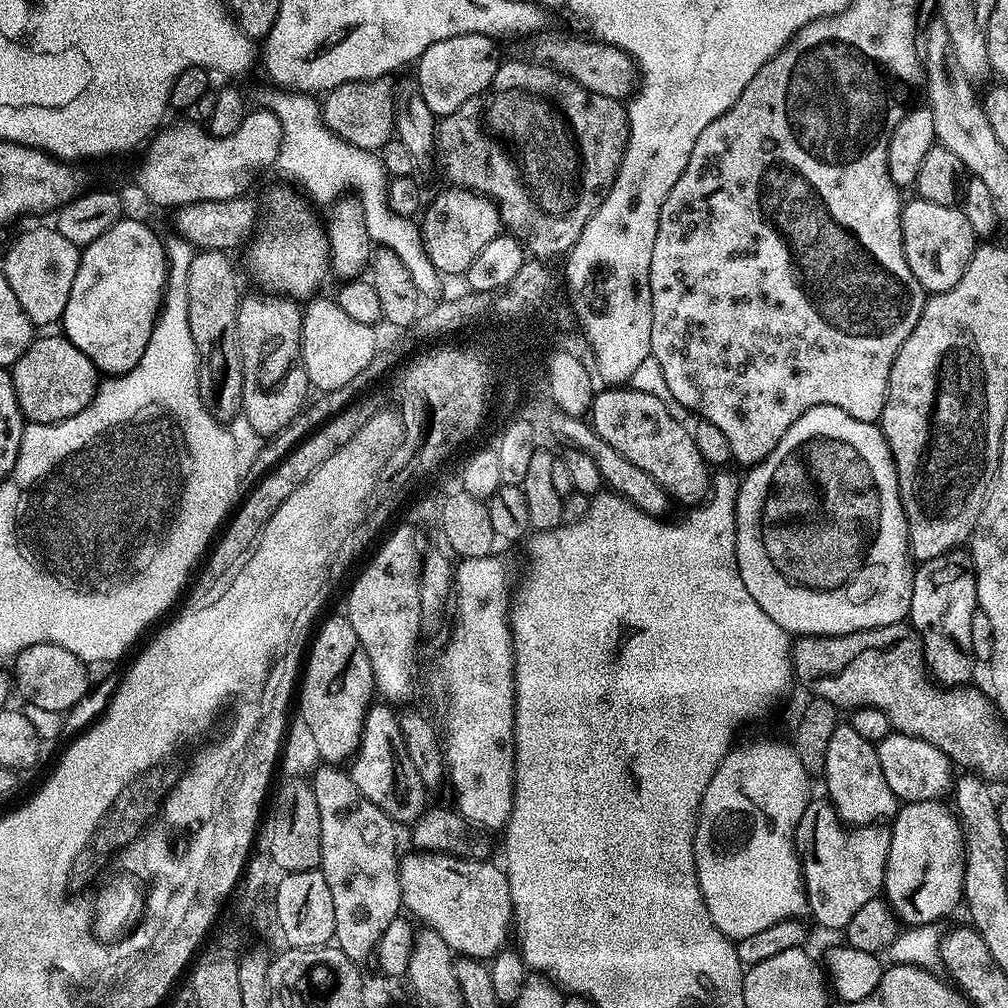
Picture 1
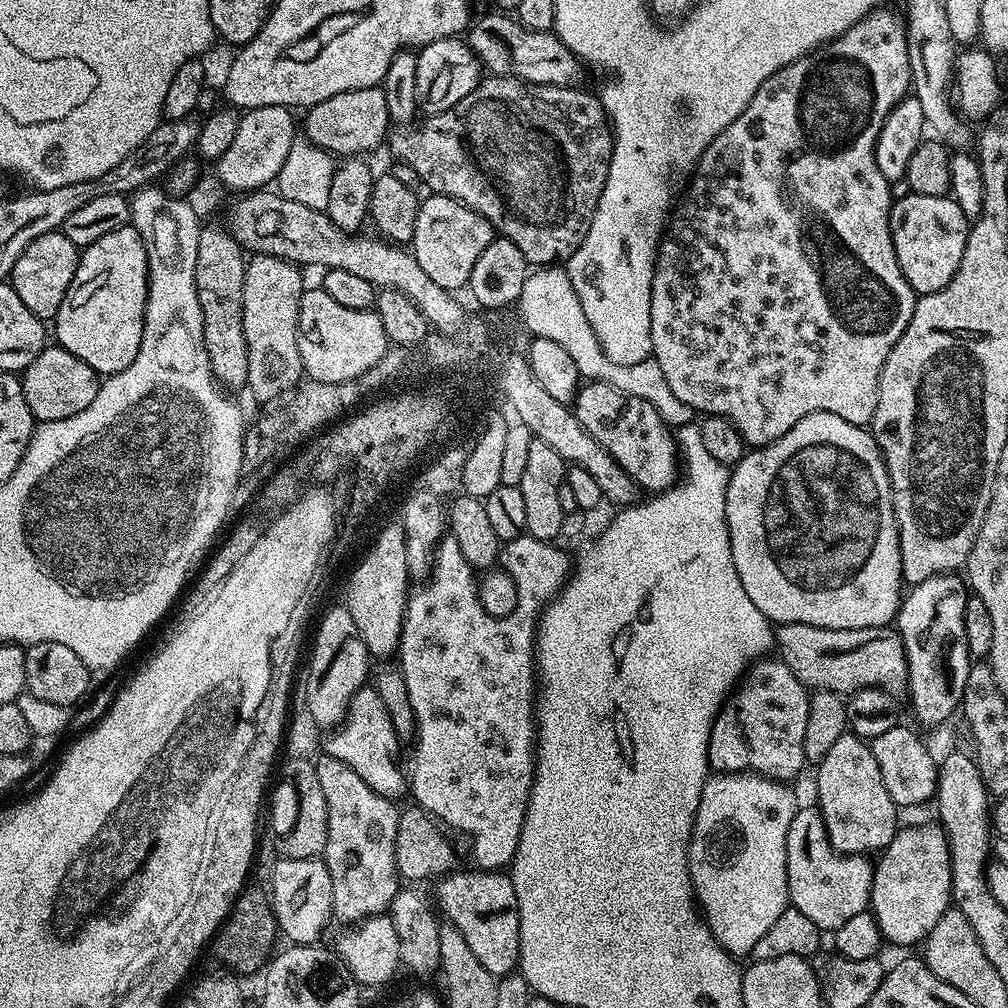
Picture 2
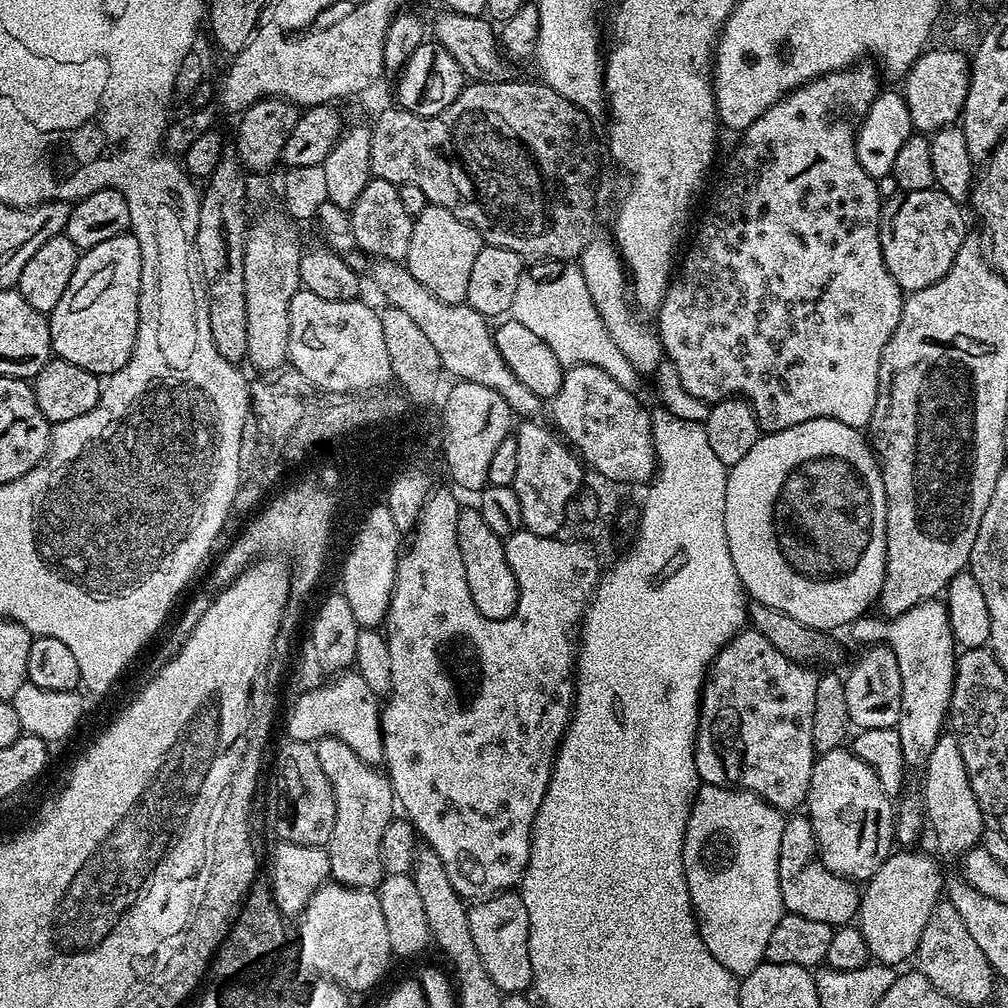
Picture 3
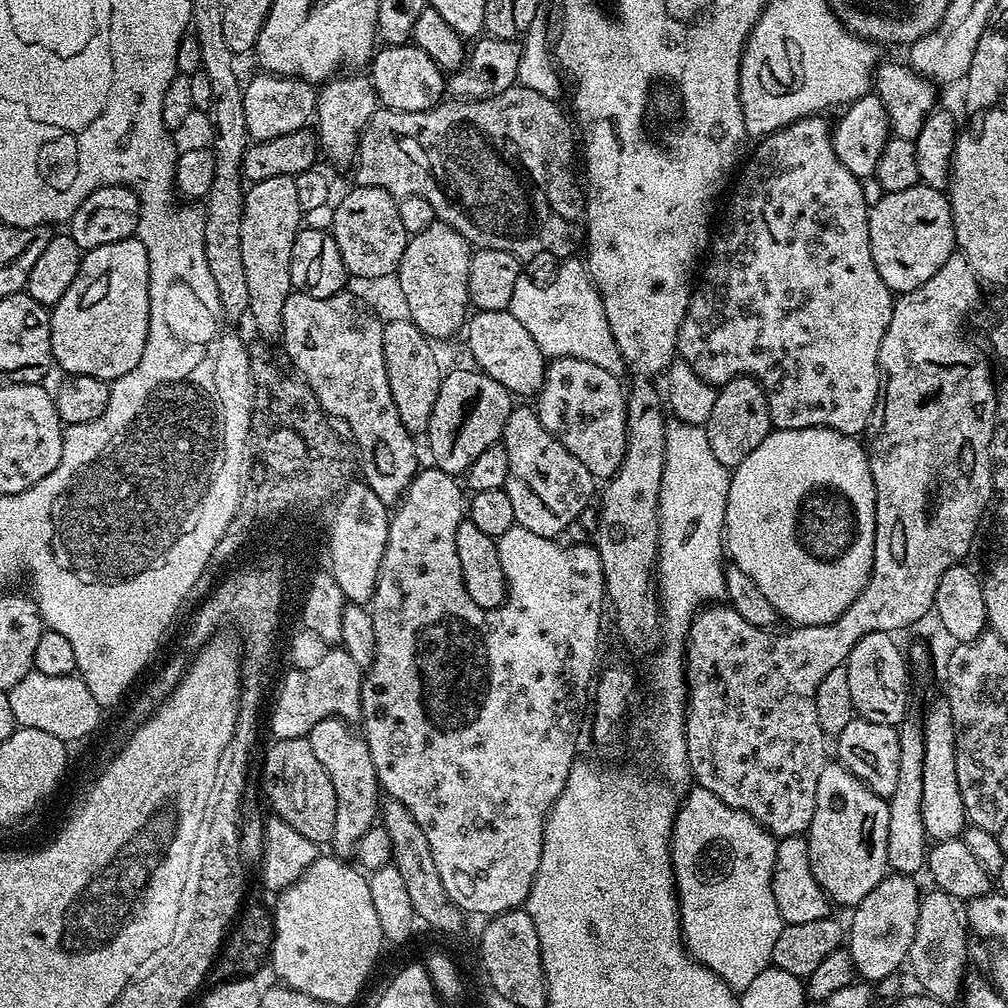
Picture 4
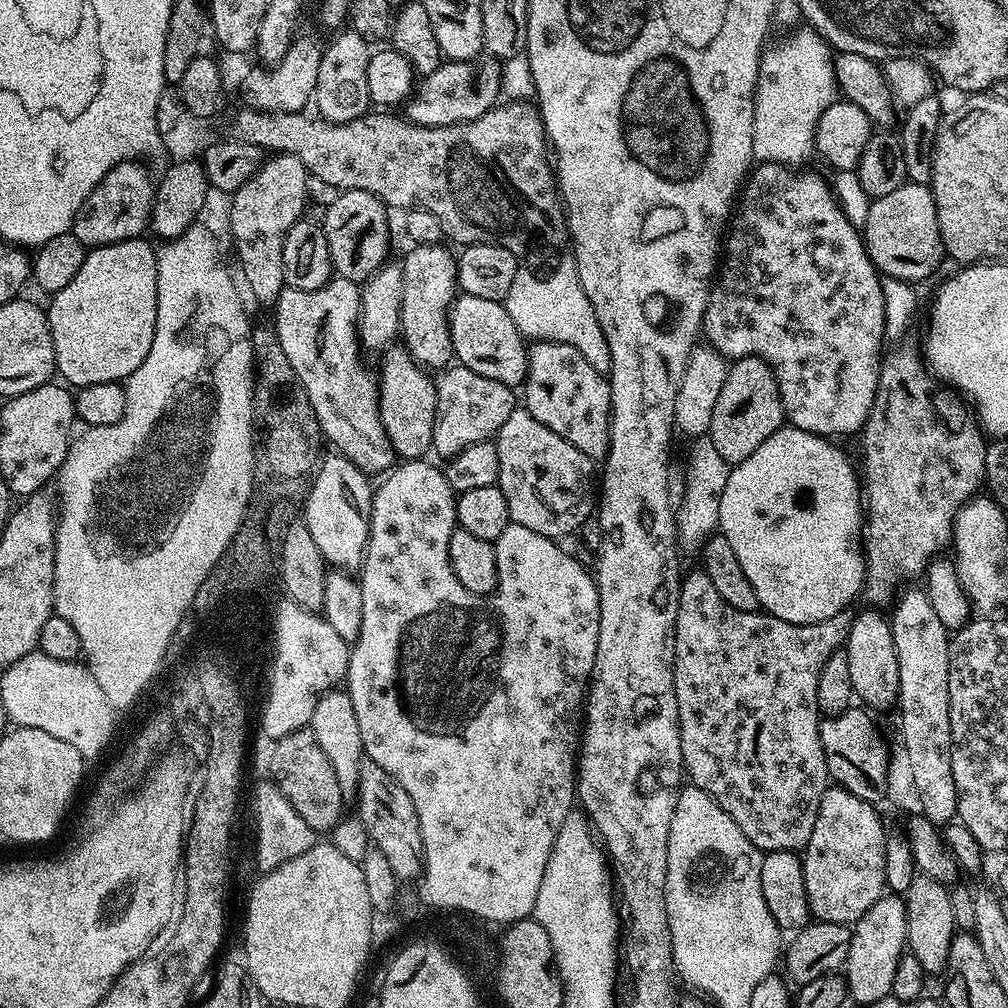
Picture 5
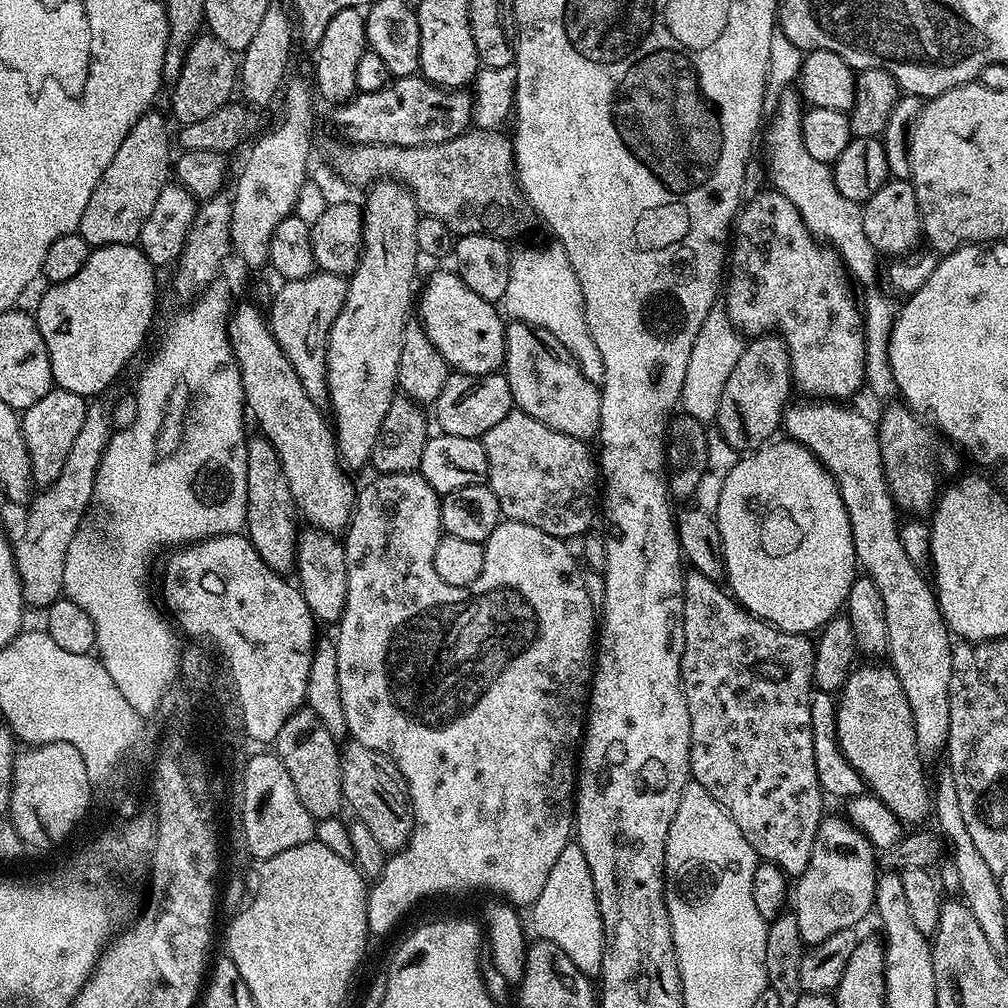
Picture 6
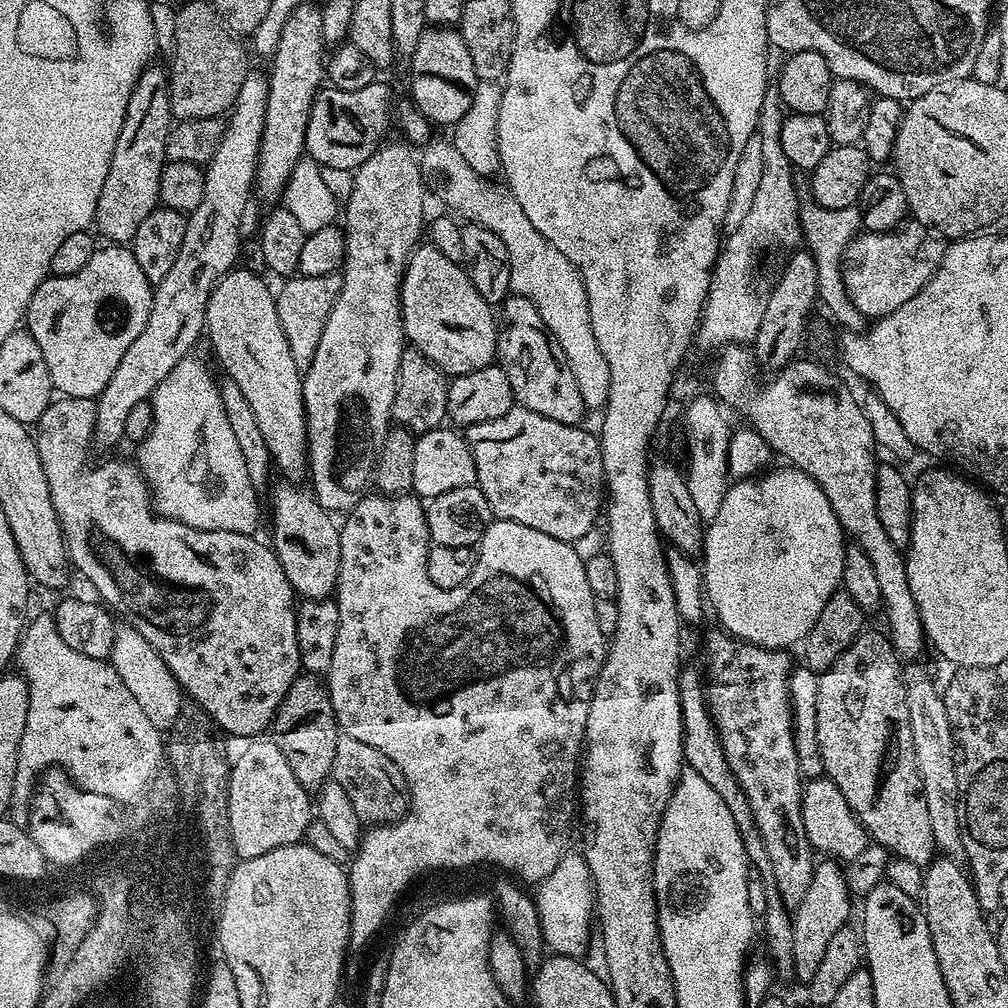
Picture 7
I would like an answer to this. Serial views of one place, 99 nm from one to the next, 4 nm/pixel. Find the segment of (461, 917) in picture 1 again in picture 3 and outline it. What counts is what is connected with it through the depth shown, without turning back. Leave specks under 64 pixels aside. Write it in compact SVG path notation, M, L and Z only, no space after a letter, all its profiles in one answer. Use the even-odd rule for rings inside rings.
M505 890L473 904L467 909L468 925L486 974L501 993L527 993L532 988L532 967L528 958L528 915L522 898L515 891Z

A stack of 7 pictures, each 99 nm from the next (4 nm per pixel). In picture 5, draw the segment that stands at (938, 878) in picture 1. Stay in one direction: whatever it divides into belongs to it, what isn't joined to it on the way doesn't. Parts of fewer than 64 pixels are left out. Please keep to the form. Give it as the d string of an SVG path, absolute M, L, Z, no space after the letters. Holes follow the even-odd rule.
M896 894L881 896L852 928L850 954L842 969L848 984L851 1003L871 1006L882 998L892 995L894 970L898 970L900 957L905 955L908 935L906 934L906 906Z

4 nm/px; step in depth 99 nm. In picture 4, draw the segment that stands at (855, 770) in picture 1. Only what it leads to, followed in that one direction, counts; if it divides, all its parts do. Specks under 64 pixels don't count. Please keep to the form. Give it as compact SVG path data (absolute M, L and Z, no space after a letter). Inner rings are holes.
M838 762L825 763L822 774L818 774L818 790L816 791L816 805L814 818L810 822L806 833L808 842L808 861L814 878L828 893L833 905L848 904L855 906L882 882L885 873L889 871L888 855L886 854L886 834L890 826L890 810L885 797L874 794L858 777L846 766Z

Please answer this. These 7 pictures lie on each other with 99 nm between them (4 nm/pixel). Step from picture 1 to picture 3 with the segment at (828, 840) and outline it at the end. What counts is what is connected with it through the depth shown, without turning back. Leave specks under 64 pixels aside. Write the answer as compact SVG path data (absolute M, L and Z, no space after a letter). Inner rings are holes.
M792 814L785 819L782 846L778 846L778 882L785 913L833 926L844 926L857 919L860 911L857 885L846 876L834 874L822 863L807 815Z

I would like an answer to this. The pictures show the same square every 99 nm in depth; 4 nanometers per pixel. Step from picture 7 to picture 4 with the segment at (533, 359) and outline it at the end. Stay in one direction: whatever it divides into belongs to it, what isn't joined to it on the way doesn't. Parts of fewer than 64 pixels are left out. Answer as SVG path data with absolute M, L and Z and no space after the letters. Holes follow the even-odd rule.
M557 356L545 367L544 385L534 400L534 411L542 426L600 482L616 475L628 445L628 398L620 383L621 377L606 374L594 362Z

